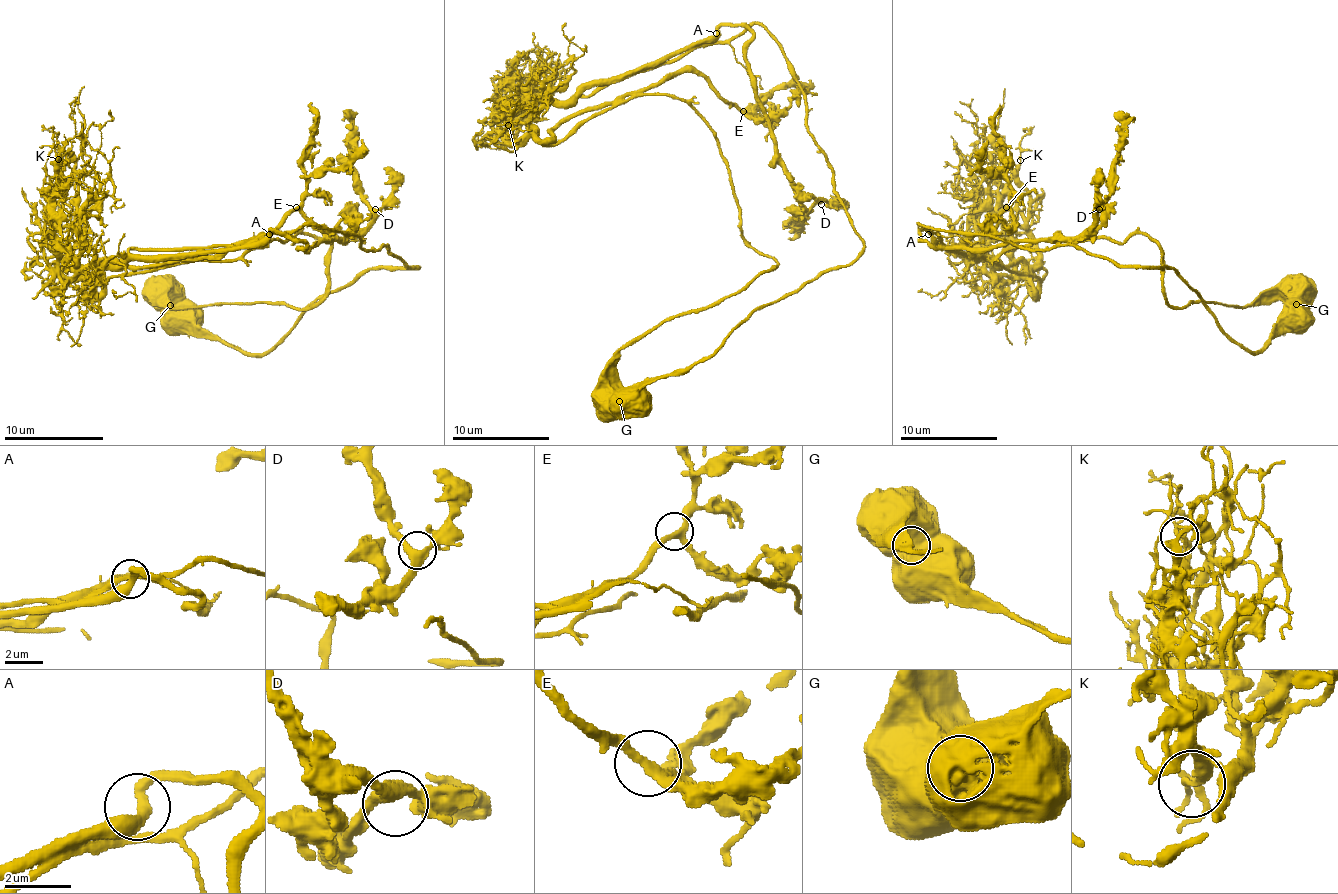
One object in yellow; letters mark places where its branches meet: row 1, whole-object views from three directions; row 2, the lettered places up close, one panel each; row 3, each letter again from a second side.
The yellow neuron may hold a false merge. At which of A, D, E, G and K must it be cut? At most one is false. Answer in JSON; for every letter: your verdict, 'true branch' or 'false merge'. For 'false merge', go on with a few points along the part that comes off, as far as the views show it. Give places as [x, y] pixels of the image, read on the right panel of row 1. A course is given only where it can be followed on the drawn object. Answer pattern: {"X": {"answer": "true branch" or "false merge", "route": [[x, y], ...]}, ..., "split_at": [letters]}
{"A": {"answer": "true branch"}, "D": {"answer": "true branch"}, "E": {"answer": "true branch"}, "G": {"answer": "false merge", "route": [[1296, 304], [1172, 307], [1160, 243], [1135, 234], [989, 261], [1033, 295], [1028, 190], [955, 112]]}, "K": {"answer": "true branch"}, "split_at": ["G"]}

